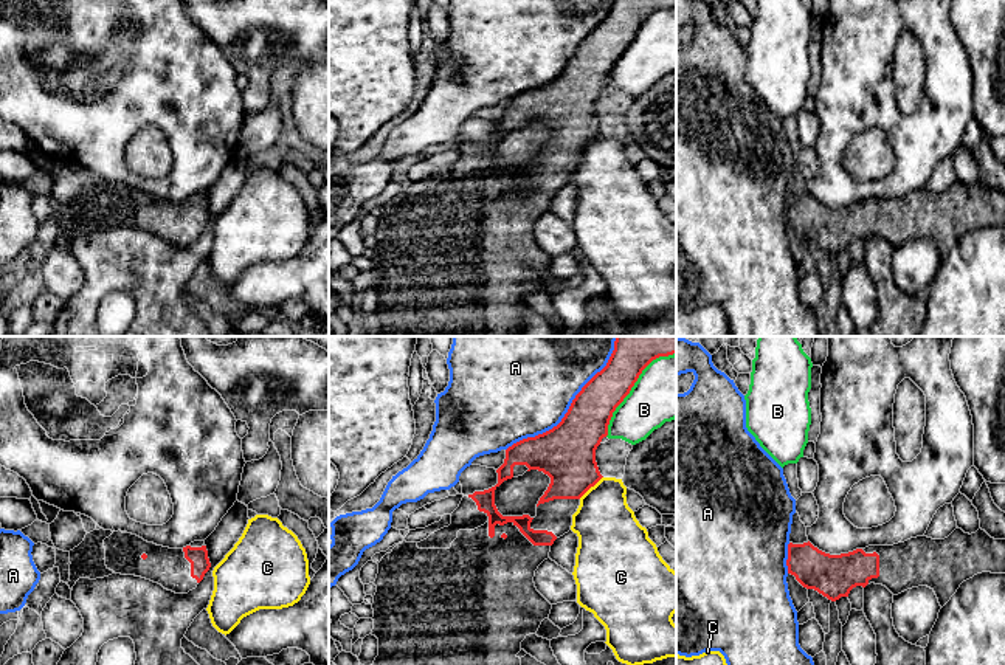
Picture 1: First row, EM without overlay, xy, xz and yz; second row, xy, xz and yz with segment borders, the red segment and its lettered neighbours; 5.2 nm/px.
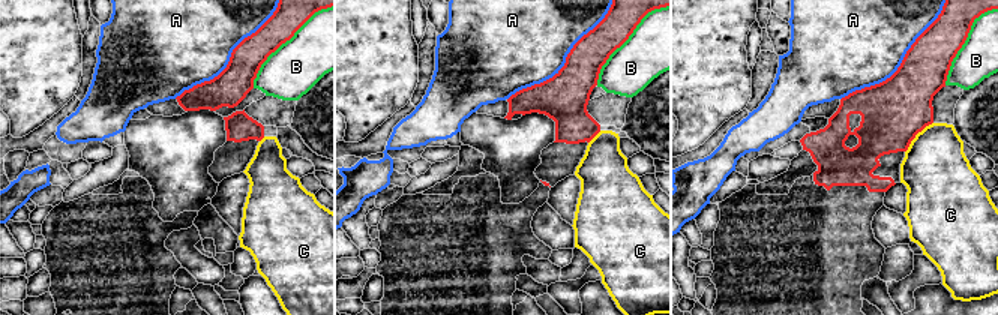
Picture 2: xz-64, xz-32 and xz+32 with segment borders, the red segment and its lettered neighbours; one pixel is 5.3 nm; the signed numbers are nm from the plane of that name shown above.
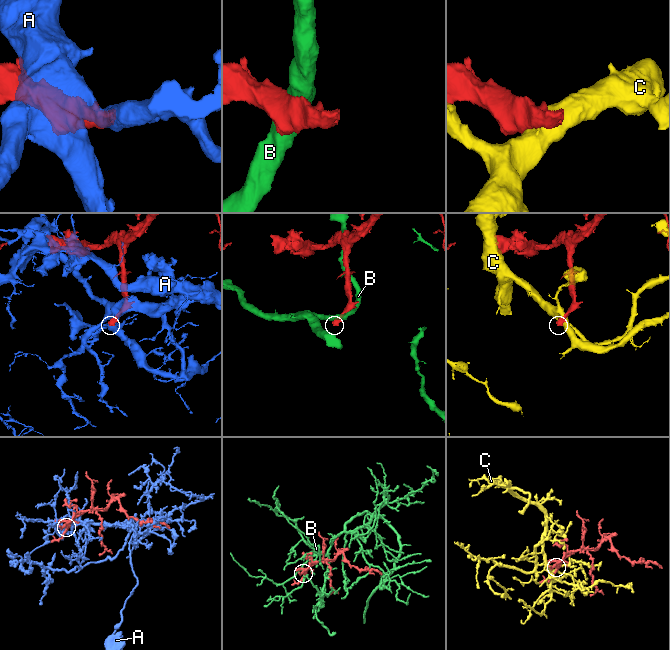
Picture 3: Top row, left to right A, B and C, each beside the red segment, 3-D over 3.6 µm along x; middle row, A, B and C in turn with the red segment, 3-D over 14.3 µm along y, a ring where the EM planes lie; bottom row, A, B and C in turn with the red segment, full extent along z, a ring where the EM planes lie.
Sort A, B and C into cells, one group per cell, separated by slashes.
A / B / C

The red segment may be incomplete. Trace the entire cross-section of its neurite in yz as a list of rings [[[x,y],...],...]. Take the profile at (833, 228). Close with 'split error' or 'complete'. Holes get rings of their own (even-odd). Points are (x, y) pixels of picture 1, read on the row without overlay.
[[[955,181],[945,192],[927,189],[910,191],[893,198],[869,198],[848,206],[830,208],[810,194],[803,197],[788,197],[788,226],[806,242],[814,242],[831,254],[848,250],[856,239],[865,240],[870,236],[886,239],[893,248],[907,242],[931,240],[943,260],[957,245],[960,237],[977,226],[1005,226],[1005,192],[994,192],[985,183],[965,186]]]; split error

